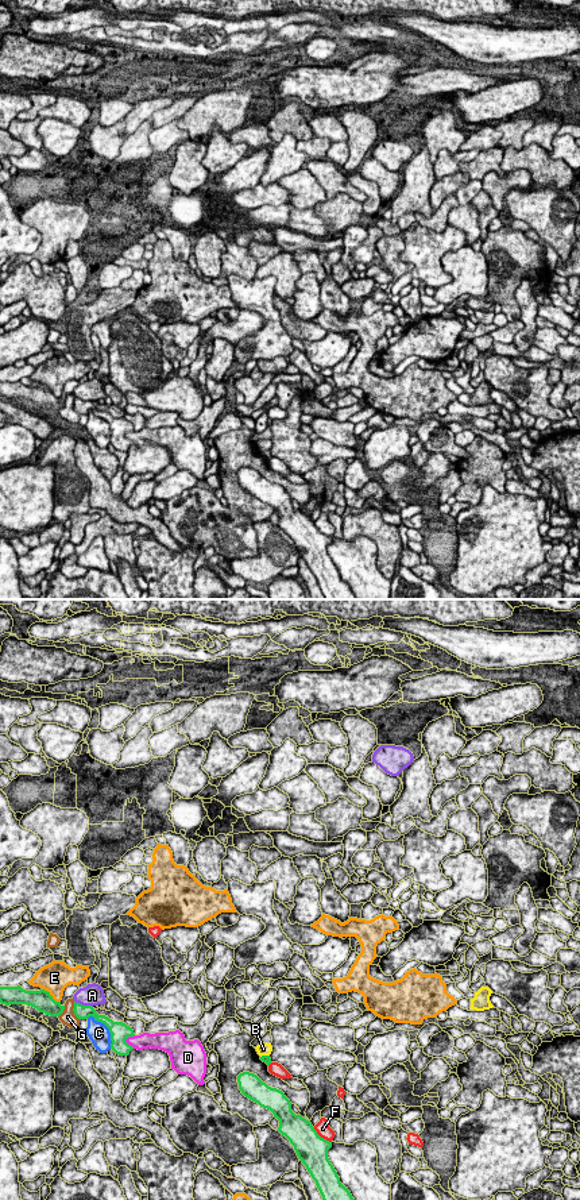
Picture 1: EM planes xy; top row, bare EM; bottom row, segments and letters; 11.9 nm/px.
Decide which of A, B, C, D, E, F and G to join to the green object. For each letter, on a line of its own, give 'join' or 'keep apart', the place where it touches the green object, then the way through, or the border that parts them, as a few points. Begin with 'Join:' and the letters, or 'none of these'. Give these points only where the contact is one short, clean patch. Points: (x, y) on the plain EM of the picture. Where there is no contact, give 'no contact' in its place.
Join: none of these
A: keep apart; meets green in xy at (84, 401)
B: keep apart; meets green in xy at (265, 451); border along xy (269, 450), (260, 452)
C: keep apart; meets green in xy at (108, 423)
D: keep apart; meets green in xy at (124, 436)
E: keep apart; meets green in xy at (51, 392)
F: keep apart; meets green in xy at (320, 532)
G: keep apart; meets green in xy at (73, 405)

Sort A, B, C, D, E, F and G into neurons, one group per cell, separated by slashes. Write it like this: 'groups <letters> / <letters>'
groups A / B / C / D / E / F / G

